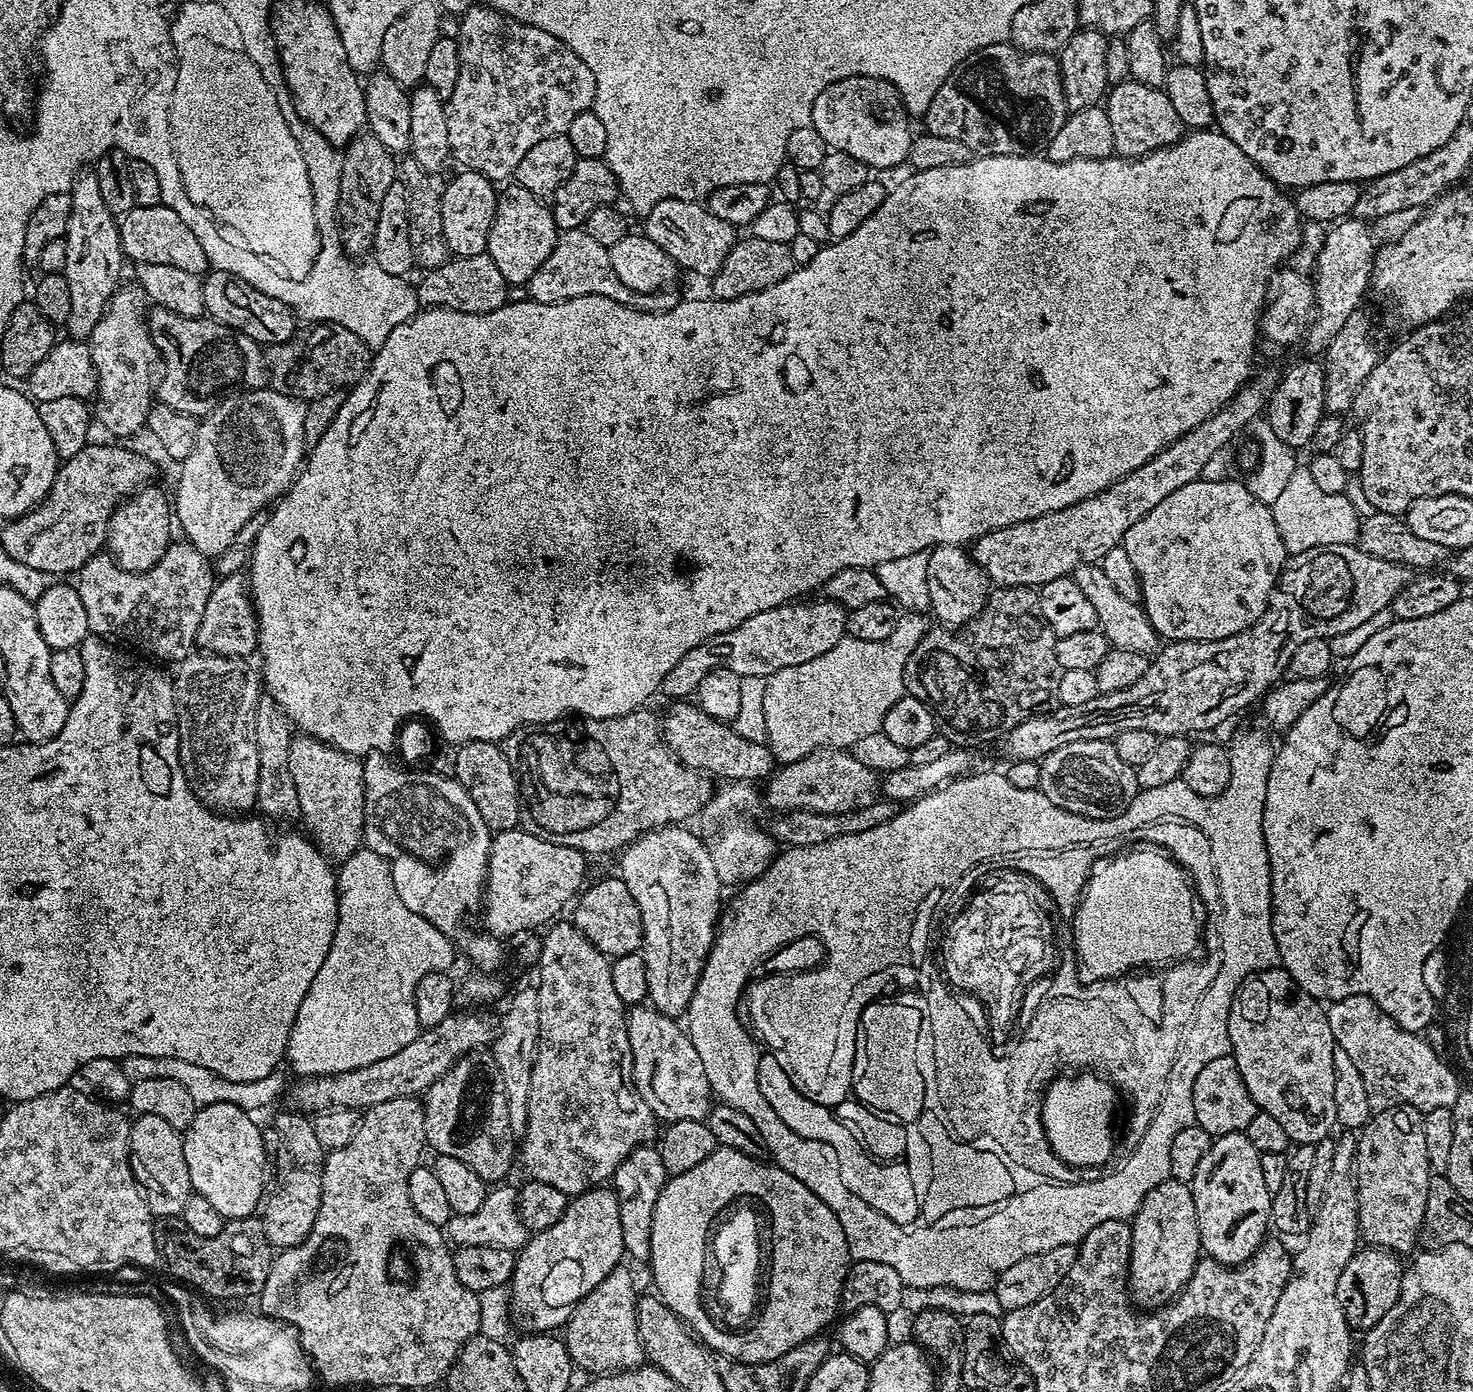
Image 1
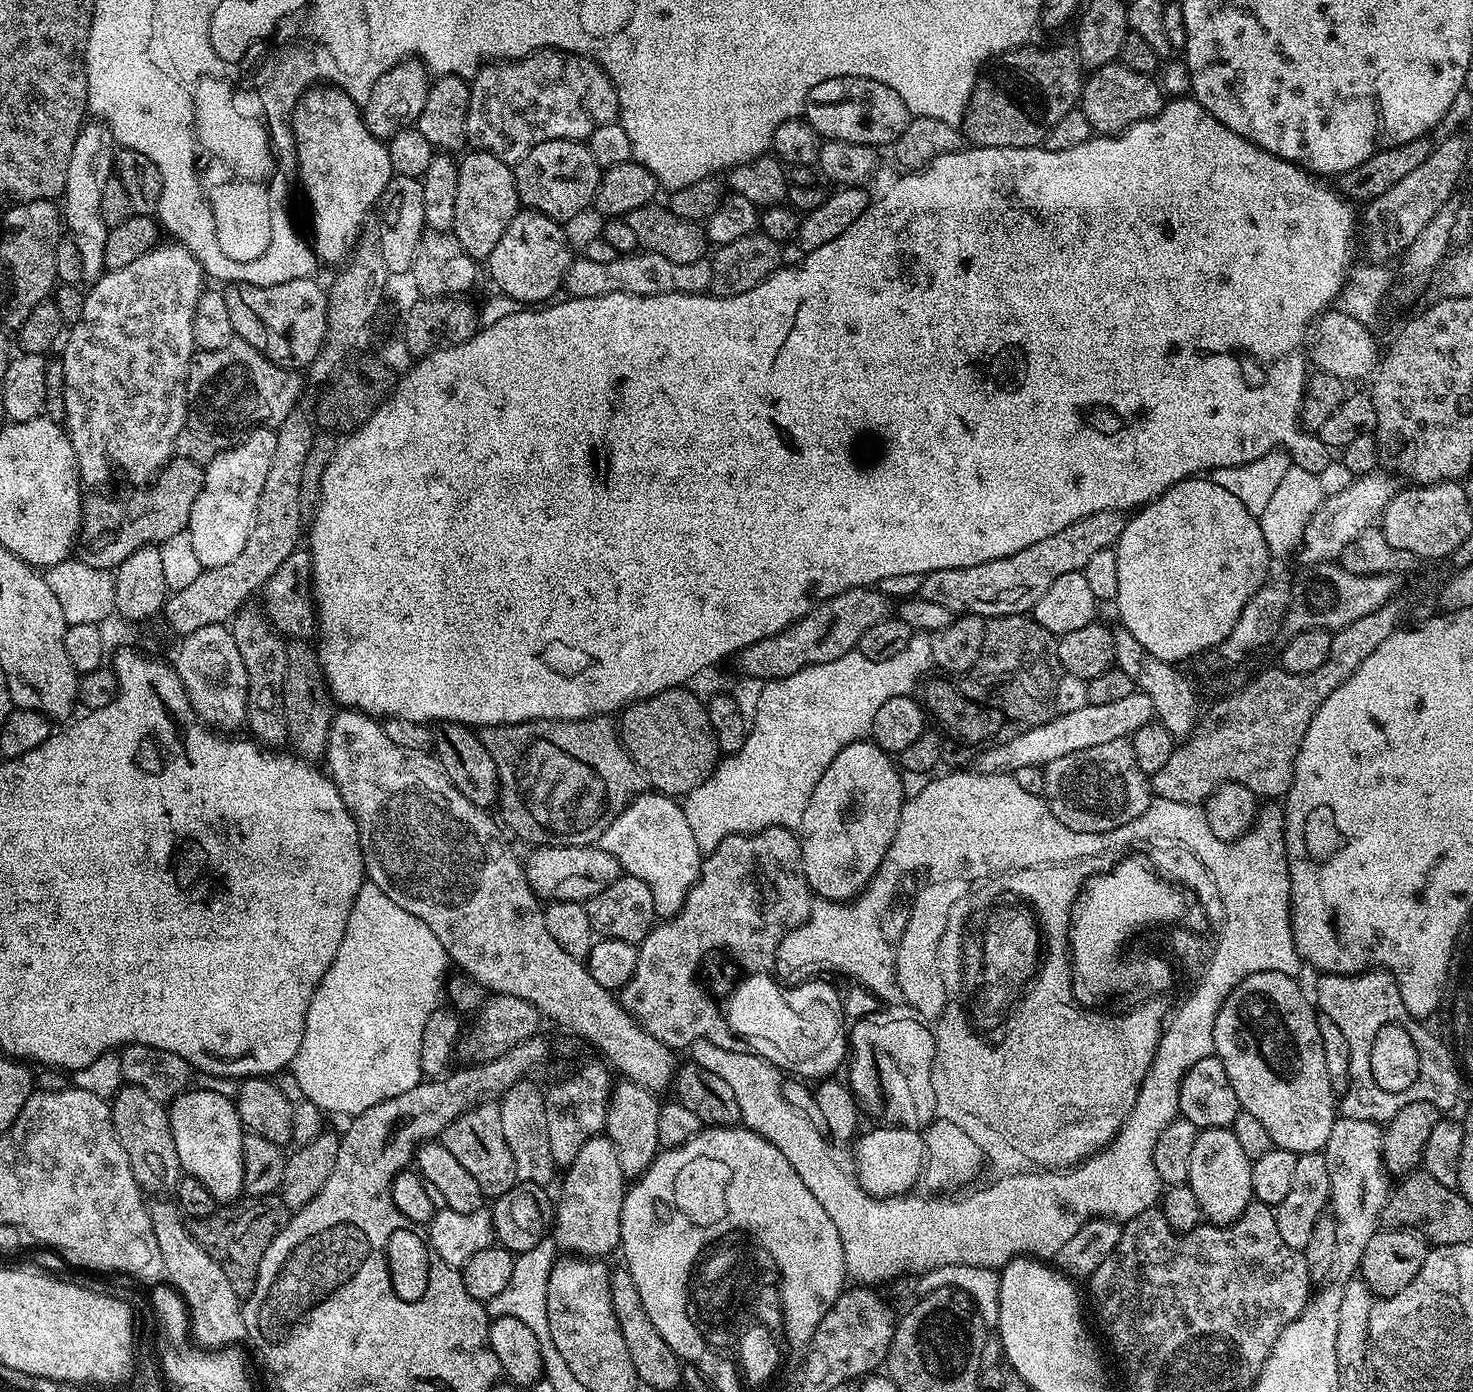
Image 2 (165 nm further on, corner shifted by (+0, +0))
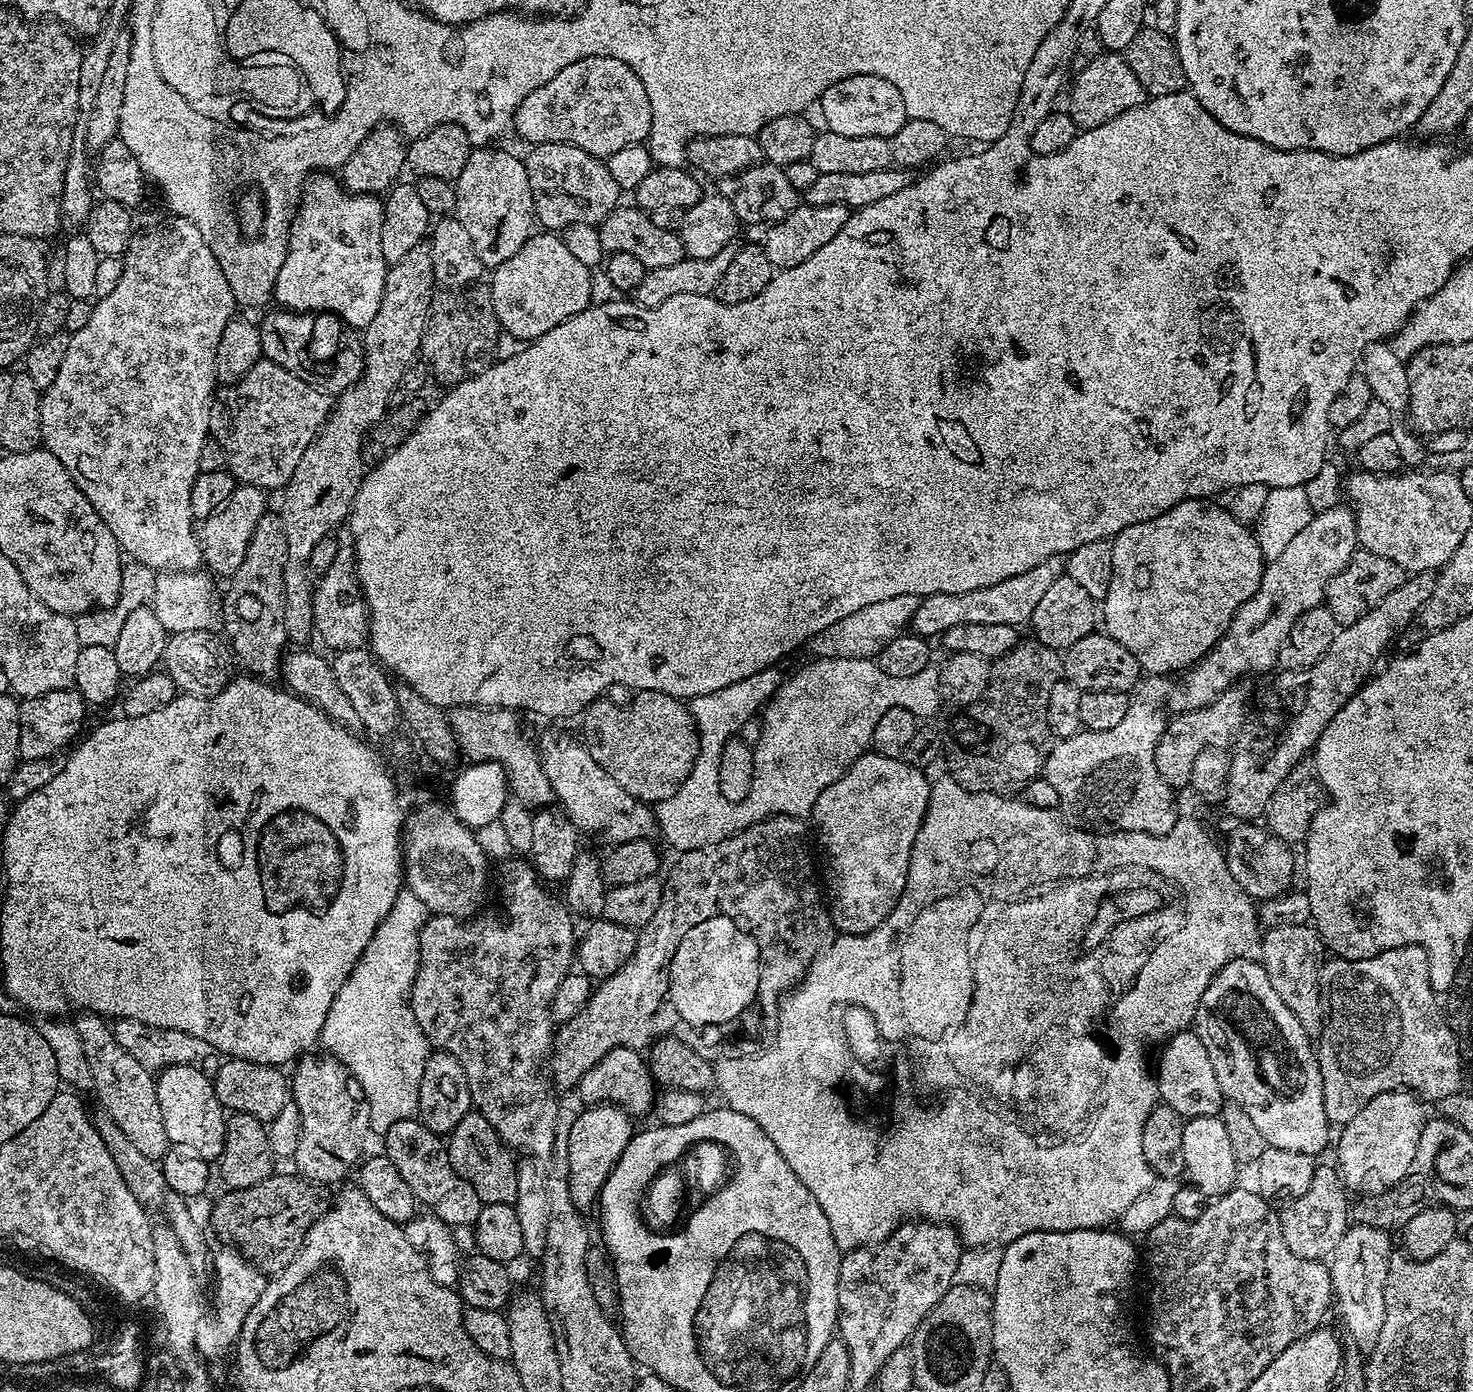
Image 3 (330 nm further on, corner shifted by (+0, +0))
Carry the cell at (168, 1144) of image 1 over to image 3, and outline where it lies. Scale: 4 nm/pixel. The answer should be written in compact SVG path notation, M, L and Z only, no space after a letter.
M95 1012L77 1015L74 1020L78 1034L86 1050L86 1062L90 1066L92 1088L100 1099L103 1115L114 1120L115 1125L130 1138L133 1146L146 1158L157 1162L164 1159L169 1146L166 1125L162 1122L162 1110L158 1107L156 1076L146 1070L118 1042L112 1033L112 1024Z

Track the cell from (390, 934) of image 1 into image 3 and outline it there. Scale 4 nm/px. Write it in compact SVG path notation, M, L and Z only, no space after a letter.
M401 887L394 904L374 930L351 974L338 990L320 1031L319 1047L345 1064L358 1086L362 1086L364 1101L368 1104L368 1127L377 1134L388 1132L394 1122L411 1120L417 1115L418 1086L422 1086L422 1070L426 1070L430 1045L422 1034L422 1026L418 1026L414 1018L408 996L412 992L420 961L420 931L429 915L426 902L422 902L422 898L418 898L418 894L411 892L408 887Z

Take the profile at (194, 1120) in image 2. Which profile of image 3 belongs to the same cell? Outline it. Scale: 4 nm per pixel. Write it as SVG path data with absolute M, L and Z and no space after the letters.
M195 1064L170 1066L156 1076L156 1093L158 1094L158 1107L162 1110L162 1122L166 1125L166 1134L169 1141L174 1144L192 1147L197 1154L209 1162L219 1161L224 1145L224 1125L226 1123L226 1109L218 1102L216 1085L213 1077L203 1072L203 1067Z

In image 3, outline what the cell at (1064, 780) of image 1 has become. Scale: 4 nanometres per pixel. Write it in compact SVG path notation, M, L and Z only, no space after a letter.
M1149 675L1138 688L1140 704L1139 700L1133 703L1132 708L1126 710L1126 718L1122 718L1114 730L1081 730L1053 743L1042 776L1050 782L1050 786L1054 786L1054 790L1058 790L1059 811L1075 827L1094 833L1144 831L1156 836L1170 834L1170 830L1174 830L1178 819L1176 804L1172 801L1174 792L1158 774L1158 766L1154 766L1154 750L1158 746L1158 738L1162 738L1164 733L1166 705L1172 686L1173 681L1168 676Z

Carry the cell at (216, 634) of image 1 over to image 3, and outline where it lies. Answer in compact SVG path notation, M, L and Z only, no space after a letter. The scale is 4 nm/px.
M341 550L324 576L315 581L312 589L314 632L333 653L365 647L368 639L368 604L356 576L356 565L351 551Z

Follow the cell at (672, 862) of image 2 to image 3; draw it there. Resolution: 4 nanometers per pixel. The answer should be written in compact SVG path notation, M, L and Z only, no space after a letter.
M548 728L541 734L540 744L538 740L538 755L540 765L544 767L544 773L552 783L555 799L564 803L562 811L572 821L577 833L604 832L605 838L610 842L609 845L615 846L627 840L651 837L653 835L651 832L657 831L658 825L653 809L644 801L626 794L626 790L622 790L622 786L618 786L618 782L614 782L614 778L610 778L610 774L606 774L606 770L602 770L602 766L594 762L594 758L590 758L587 748L577 737L575 740L570 733L563 732L560 728Z

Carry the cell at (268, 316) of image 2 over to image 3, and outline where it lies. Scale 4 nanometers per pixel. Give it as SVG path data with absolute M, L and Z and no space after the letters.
M281 307L275 311L266 313L258 320L263 359L282 366L282 370L290 370L290 374L302 378L302 382L314 384L329 394L342 393L360 380L360 375L364 373L364 342L361 333L351 328L341 316L335 316L332 312L294 312Z

